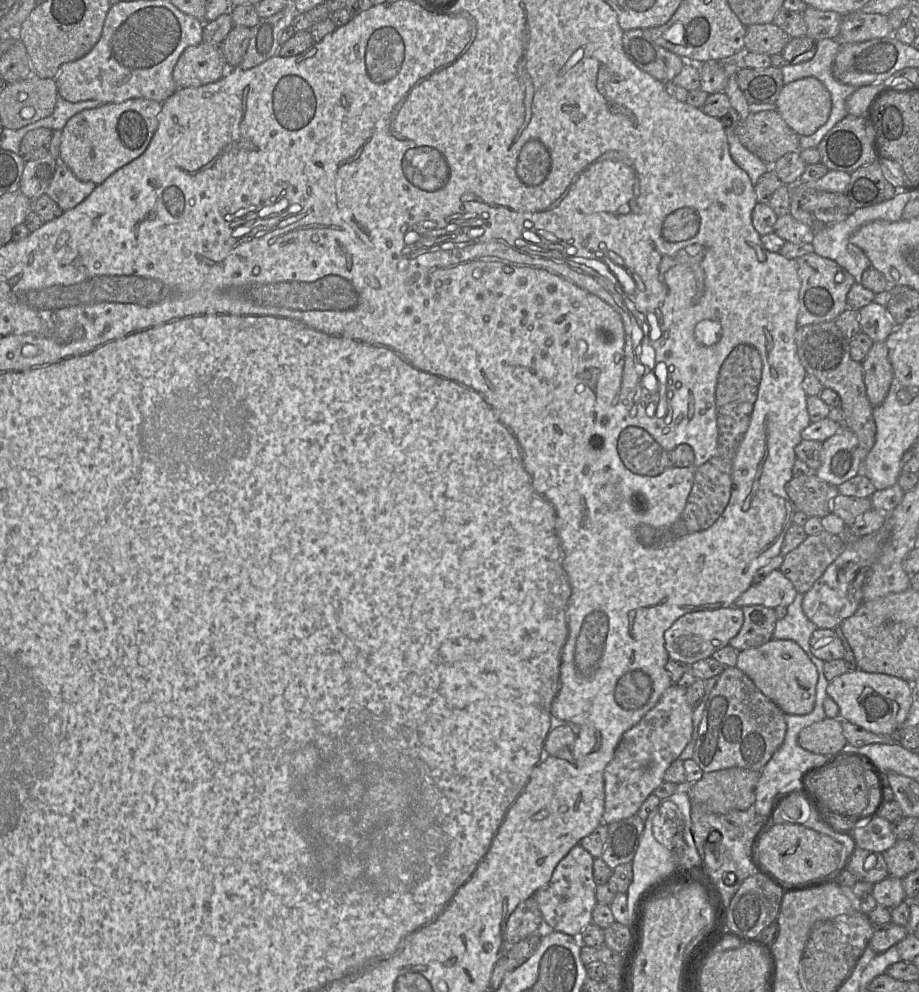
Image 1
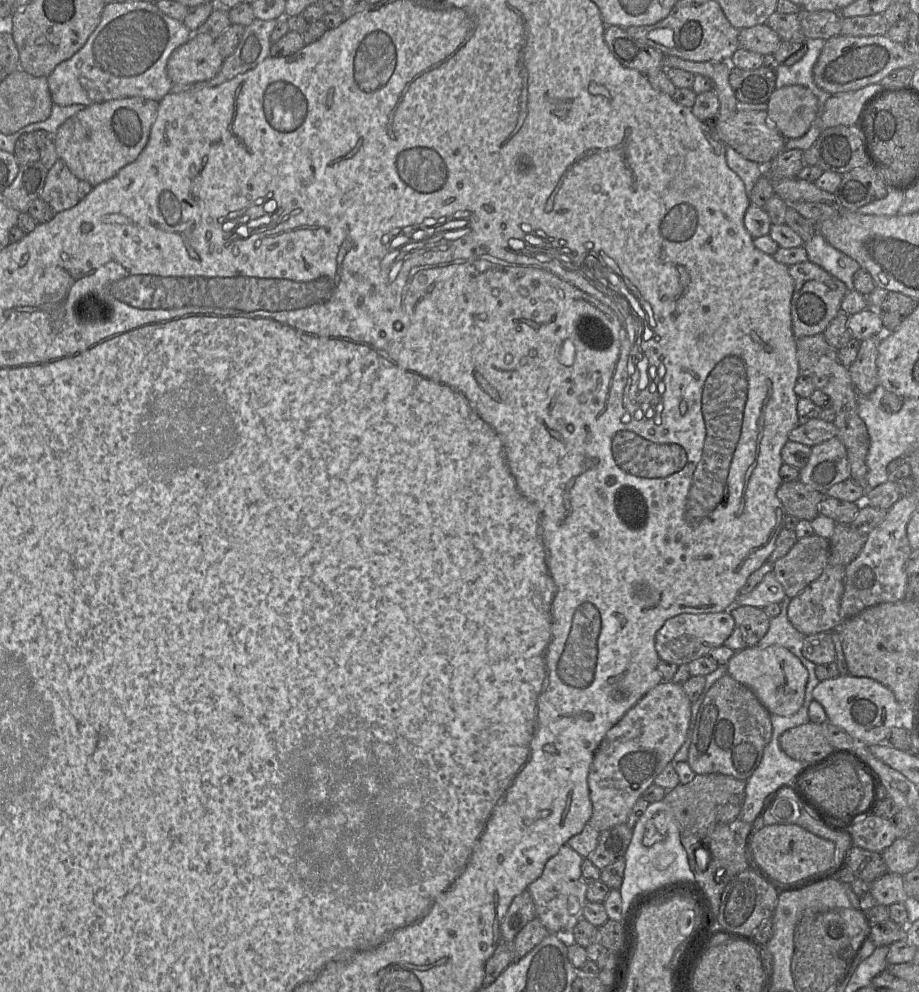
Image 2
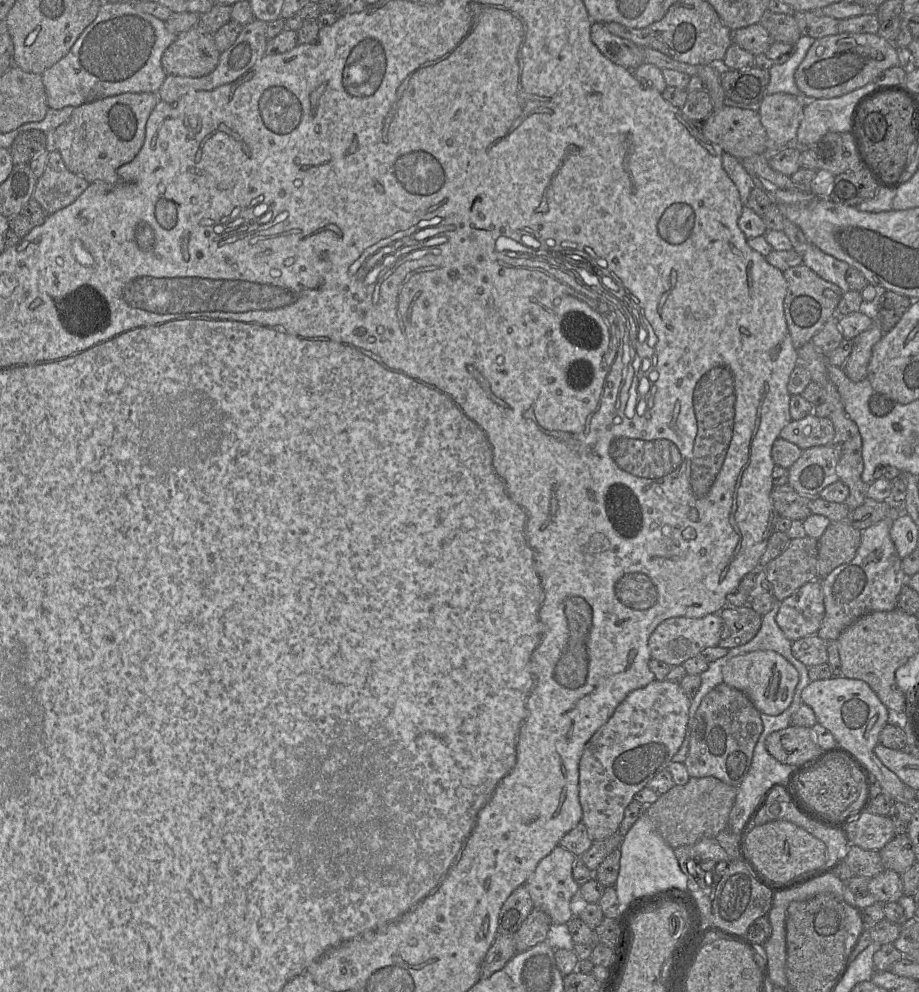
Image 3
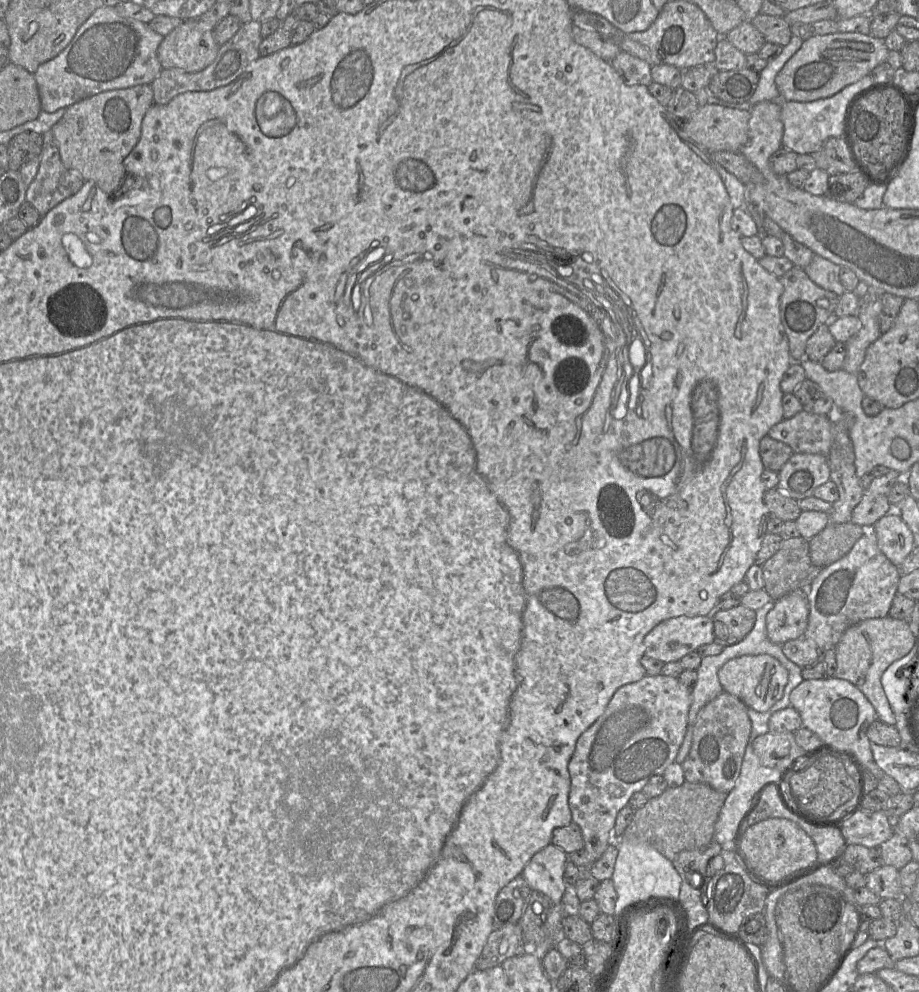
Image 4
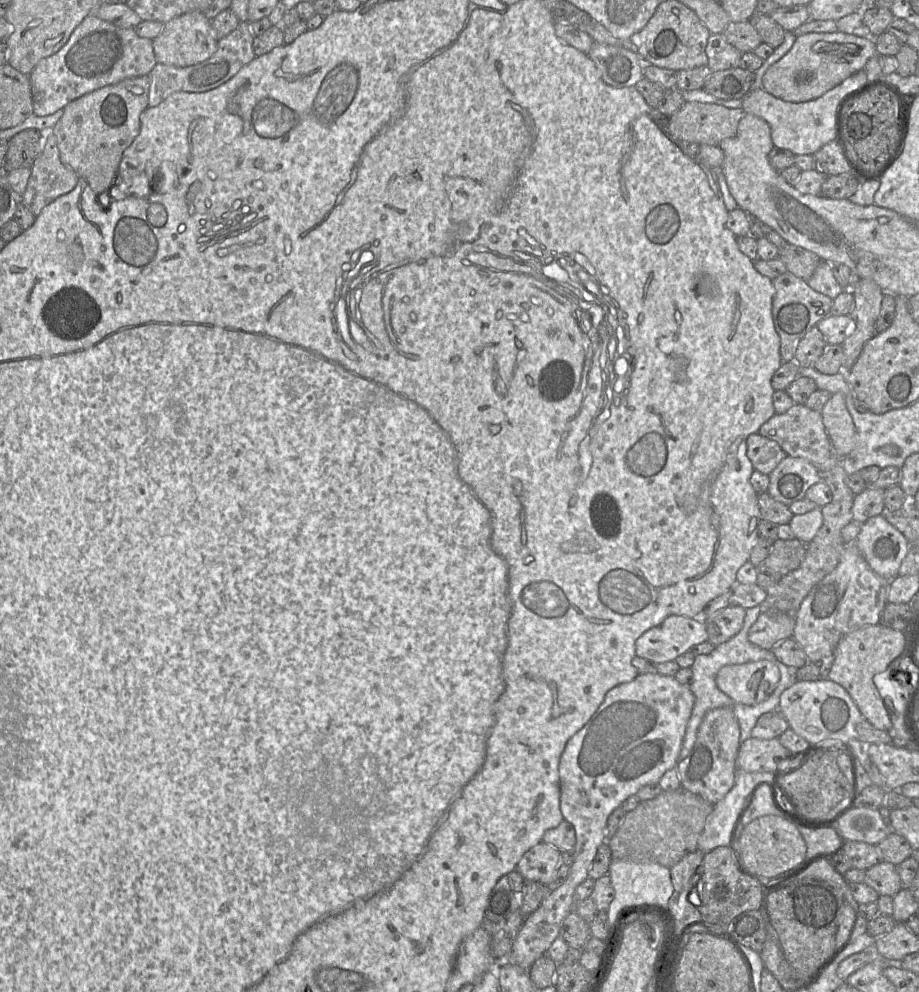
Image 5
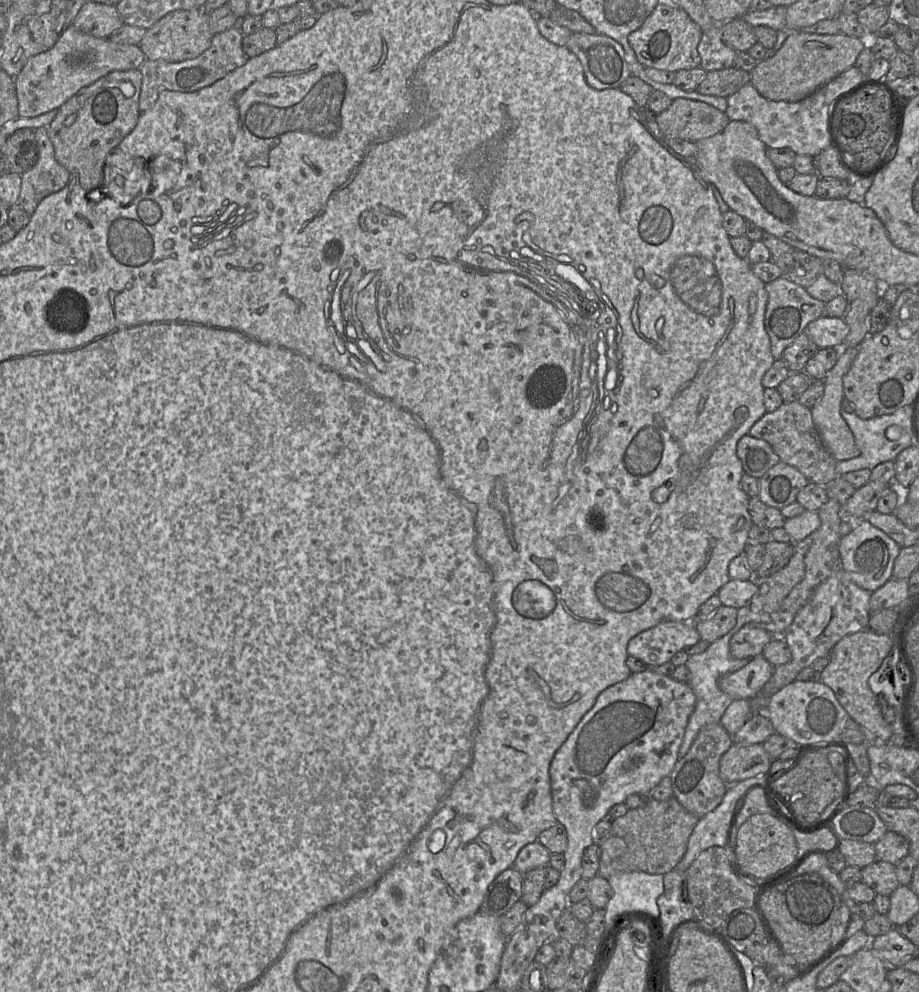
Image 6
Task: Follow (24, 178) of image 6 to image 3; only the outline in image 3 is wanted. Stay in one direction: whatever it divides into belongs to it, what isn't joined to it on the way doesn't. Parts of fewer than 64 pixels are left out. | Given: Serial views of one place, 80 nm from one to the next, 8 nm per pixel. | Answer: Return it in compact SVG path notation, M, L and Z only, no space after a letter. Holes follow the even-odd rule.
M50 148L43 174L33 192L33 198L47 214L72 204L90 185L83 177L71 172L55 148Z

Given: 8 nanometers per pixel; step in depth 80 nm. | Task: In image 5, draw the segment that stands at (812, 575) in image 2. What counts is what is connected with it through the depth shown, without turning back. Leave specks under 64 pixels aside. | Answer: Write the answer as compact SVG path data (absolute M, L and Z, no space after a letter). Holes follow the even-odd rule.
M798 539L774 540L764 561L757 567L757 584L762 589L776 584L782 577L797 569L806 554L806 544Z

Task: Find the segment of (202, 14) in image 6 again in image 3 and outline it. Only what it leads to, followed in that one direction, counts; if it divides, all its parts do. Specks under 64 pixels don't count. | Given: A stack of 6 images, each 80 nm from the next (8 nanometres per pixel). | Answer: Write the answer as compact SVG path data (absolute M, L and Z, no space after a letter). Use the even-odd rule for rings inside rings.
M194 27L177 35L176 39L164 51L161 63L167 75L199 78L214 71L218 65L220 54L213 35L201 33Z

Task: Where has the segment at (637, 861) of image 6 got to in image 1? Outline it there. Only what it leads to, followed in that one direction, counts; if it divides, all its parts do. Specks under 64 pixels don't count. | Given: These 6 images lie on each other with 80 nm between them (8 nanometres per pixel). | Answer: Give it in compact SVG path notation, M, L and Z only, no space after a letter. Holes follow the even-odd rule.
M731 767L704 772L701 779L689 785L691 803L702 803L713 813L727 814L746 810L755 802L761 771Z

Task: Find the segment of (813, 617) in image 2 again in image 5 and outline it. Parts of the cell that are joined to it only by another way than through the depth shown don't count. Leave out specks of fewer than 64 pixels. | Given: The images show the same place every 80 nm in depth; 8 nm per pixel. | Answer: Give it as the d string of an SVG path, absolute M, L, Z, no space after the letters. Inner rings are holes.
M761 613L748 631L748 640L760 648L771 650L779 642L791 638L794 627L795 615Z

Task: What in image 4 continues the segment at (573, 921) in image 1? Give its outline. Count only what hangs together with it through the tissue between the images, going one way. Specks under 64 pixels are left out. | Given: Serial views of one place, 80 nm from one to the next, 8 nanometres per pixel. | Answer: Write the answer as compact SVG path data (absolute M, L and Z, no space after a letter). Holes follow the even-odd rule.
M550 843L531 858L521 876L531 890L543 893L553 904L559 904L567 888L564 879L567 862L568 854Z

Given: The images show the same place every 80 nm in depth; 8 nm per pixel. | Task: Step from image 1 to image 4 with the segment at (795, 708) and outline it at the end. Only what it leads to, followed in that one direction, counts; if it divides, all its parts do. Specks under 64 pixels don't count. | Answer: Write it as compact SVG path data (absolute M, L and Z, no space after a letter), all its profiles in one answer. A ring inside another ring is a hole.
M745 655L722 665L718 670L718 679L725 692L740 699L748 708L767 712L782 698L788 681L788 671L770 655Z

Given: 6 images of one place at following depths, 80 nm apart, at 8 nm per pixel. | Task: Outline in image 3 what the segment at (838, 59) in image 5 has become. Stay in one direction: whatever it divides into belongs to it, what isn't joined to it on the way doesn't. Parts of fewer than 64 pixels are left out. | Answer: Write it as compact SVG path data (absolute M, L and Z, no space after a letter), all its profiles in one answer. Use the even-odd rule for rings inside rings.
M839 33L816 39L795 72L795 82L801 93L812 99L830 99L845 95L873 82L884 70L898 66L898 48L878 34Z

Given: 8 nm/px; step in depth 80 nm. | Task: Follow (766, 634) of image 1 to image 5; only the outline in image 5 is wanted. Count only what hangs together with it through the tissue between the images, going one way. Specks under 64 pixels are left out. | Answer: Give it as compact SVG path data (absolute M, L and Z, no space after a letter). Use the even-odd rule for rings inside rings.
M727 606L712 615L705 616L708 642L717 646L728 641L743 627L746 609L740 606Z

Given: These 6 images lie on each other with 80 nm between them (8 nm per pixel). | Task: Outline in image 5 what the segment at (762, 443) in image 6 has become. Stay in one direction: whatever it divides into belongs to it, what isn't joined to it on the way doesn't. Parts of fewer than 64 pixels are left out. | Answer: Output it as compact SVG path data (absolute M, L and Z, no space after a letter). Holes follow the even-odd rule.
M758 433L750 434L746 440L747 456L754 470L769 475L787 457L779 444Z

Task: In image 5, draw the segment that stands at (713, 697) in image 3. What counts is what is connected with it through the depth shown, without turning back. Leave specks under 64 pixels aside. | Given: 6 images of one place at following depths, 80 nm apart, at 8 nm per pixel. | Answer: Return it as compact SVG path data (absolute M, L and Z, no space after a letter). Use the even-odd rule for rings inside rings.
M732 707L708 711L698 727L690 753L676 765L681 788L701 796L713 805L718 803L735 783L739 747L740 728Z

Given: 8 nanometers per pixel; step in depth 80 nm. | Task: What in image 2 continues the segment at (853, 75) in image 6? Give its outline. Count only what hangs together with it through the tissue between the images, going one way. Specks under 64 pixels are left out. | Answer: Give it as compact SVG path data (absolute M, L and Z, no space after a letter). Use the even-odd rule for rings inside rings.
M873 83L859 90L830 96L819 108L822 130L839 125L854 125L861 118L868 99L880 88L881 83Z

